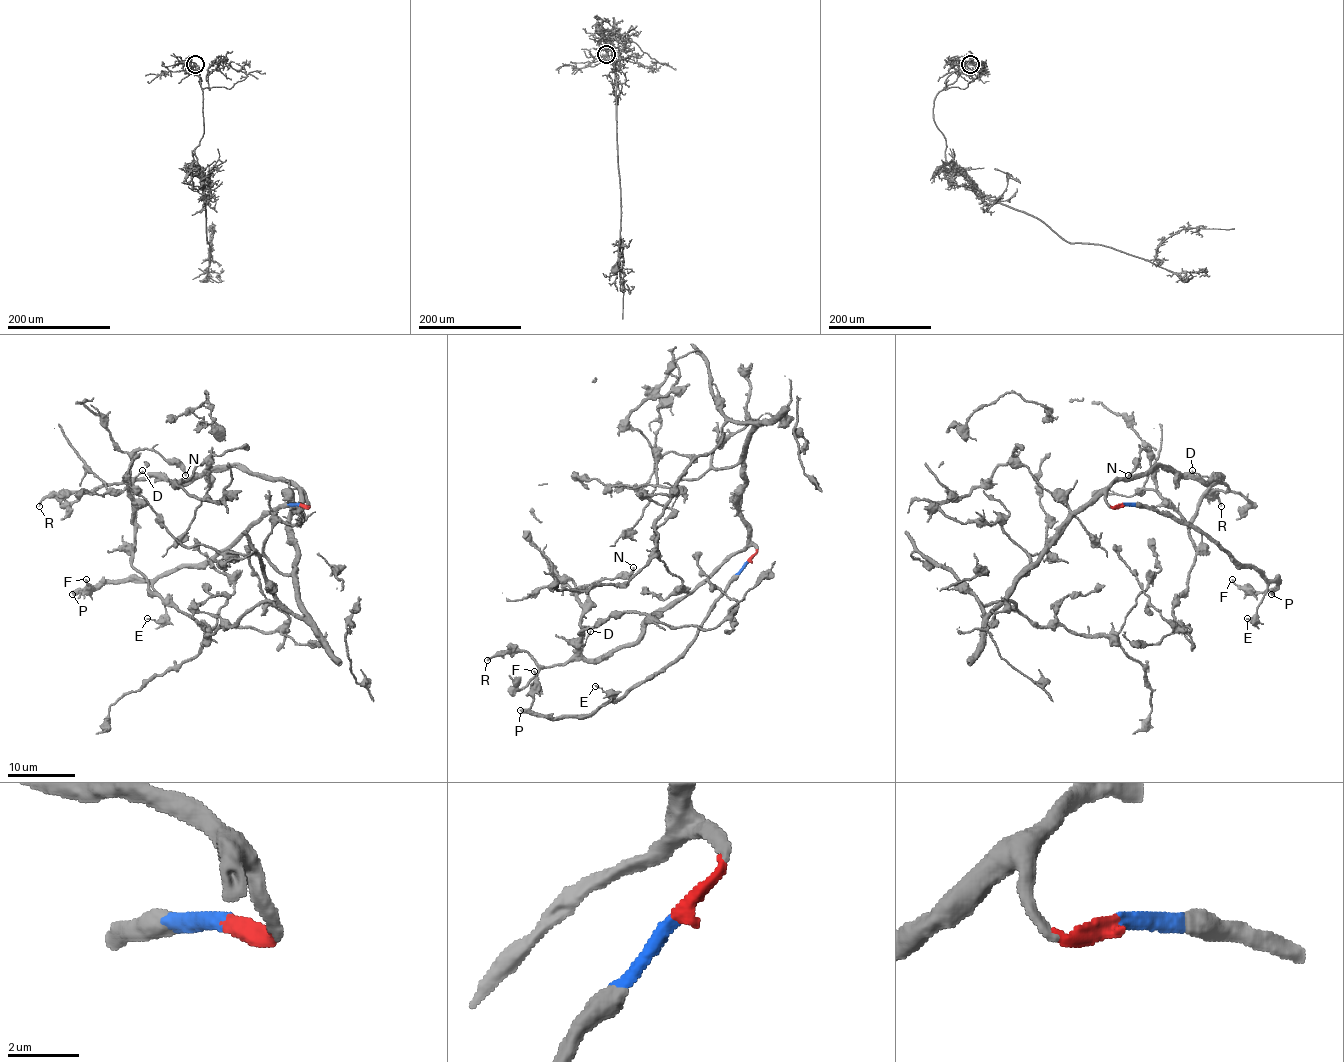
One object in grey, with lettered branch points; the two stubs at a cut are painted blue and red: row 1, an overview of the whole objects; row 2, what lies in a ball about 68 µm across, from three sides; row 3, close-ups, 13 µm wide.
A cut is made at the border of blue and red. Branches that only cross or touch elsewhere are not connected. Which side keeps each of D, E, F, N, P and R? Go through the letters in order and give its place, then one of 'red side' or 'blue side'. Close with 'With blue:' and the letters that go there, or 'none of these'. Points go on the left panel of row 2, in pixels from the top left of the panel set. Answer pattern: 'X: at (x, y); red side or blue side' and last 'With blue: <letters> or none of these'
D: at (142, 470); red side
E: at (147, 618); blue side
F: at (86, 579); blue side
N: at (185, 475); red side
P: at (72, 594); blue side
R: at (39, 506); red side
With blue: E, F, P

